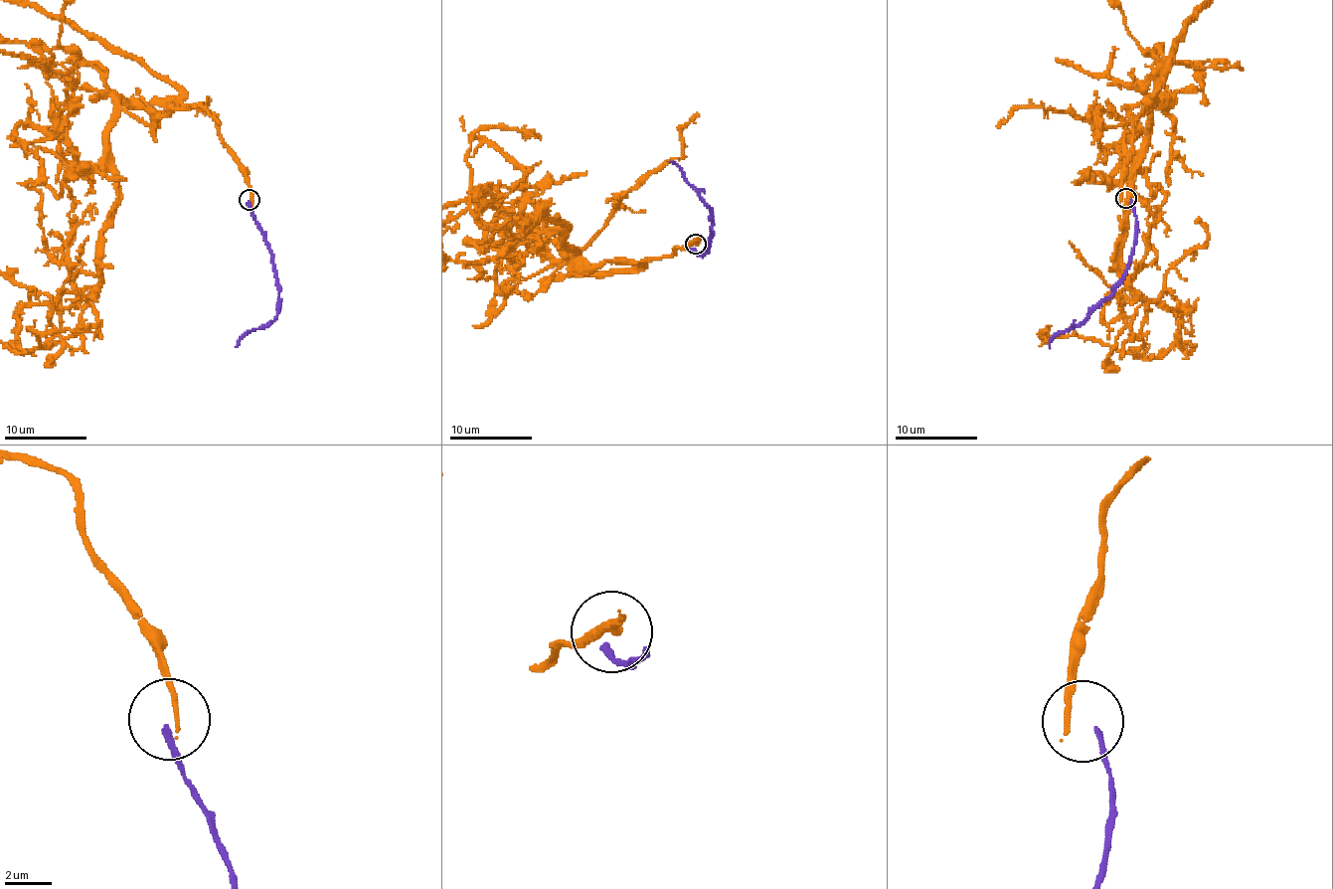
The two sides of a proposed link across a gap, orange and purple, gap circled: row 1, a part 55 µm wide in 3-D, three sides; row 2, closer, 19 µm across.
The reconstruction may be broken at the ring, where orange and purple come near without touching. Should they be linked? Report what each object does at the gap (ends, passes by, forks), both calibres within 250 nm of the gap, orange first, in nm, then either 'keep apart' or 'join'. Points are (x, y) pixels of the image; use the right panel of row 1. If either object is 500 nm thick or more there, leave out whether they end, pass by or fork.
orange ends there; purple ends there; 280 nm thick on the orange side, 220 nm on the other; keep apart

